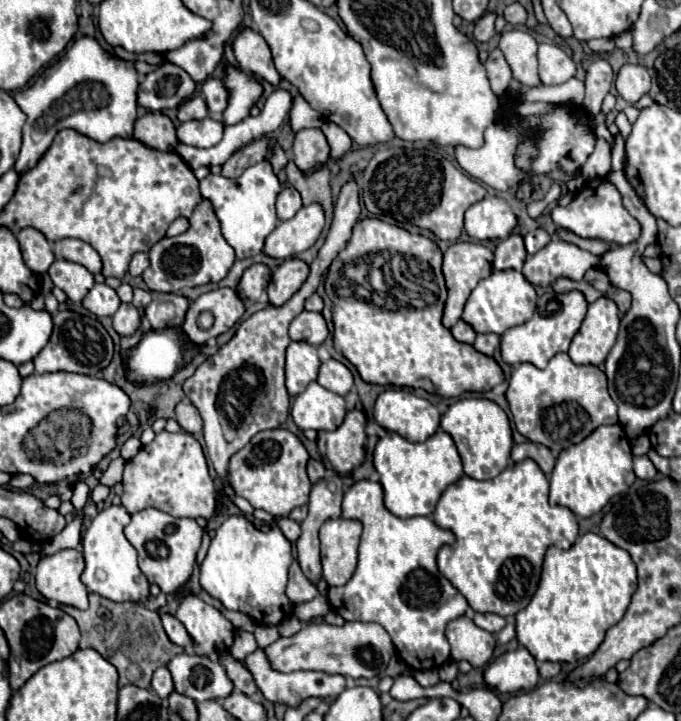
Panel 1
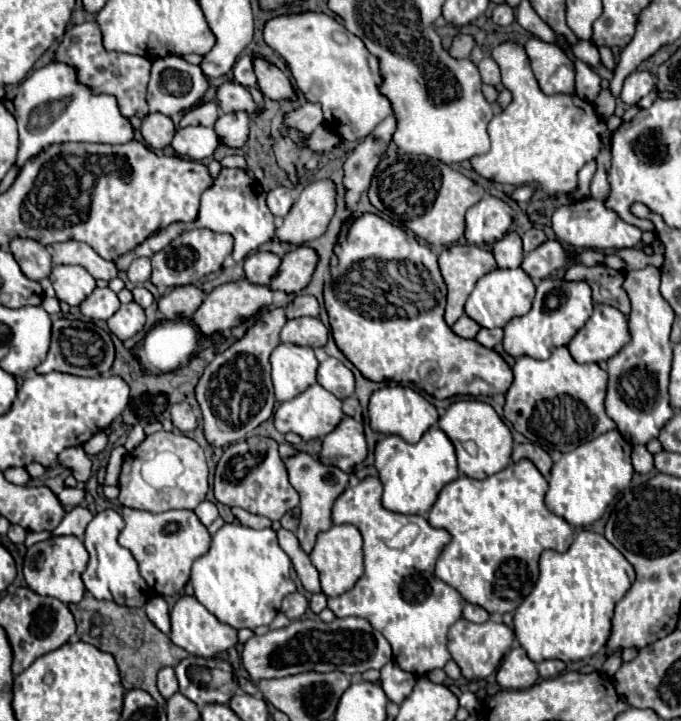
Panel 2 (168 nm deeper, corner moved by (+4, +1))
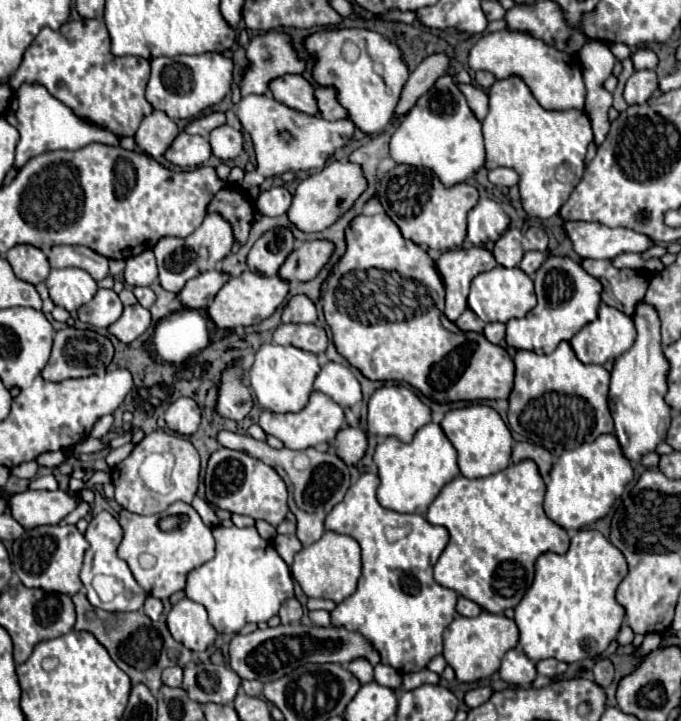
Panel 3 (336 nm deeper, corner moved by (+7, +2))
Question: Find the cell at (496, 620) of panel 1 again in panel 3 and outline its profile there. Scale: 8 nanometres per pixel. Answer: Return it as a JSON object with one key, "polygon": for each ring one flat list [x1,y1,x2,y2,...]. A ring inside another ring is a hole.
{"polygon":[[459,597,459,601,457,601,457,613,459,615,463,615,463,617,477,617,481,611,483,609,477,603,473,603,473,601,465,599,465,597]]}

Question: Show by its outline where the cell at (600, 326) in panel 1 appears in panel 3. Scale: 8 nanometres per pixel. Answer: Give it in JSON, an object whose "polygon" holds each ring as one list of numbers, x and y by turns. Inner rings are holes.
{"polygon":[[601,303,597,319,585,325,569,343,579,361,603,365,605,361,617,359,625,353,633,341,633,319,619,309]]}

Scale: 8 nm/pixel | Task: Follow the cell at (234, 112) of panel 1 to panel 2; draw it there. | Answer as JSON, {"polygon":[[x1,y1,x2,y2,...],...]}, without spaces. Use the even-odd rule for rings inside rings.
{"polygon":[[222,114,214,124,214,132,228,148,242,148,248,140,248,114]]}

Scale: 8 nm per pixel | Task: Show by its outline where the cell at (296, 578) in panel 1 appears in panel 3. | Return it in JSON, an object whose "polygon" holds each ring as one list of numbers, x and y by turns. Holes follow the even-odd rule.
{"polygon":[[295,597,287,599,287,601,281,605,279,617,281,617,281,623,283,623,283,625,285,625,285,623,299,623,301,617,303,617,303,607,301,607,301,603,299,603]]}

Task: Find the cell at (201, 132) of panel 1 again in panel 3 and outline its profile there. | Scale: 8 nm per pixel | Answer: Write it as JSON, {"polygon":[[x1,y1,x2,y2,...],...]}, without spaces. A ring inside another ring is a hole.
{"polygon":[[181,131,167,149,165,157,179,167,199,167,211,157,211,145,201,135,189,135]]}

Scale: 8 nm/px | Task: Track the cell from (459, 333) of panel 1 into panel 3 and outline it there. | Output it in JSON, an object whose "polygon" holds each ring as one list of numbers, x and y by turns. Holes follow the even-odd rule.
{"polygon":[[467,309,467,311,455,321,455,325,457,325,461,331,477,331,477,333,481,333,483,327,485,327,485,323,483,323,471,309]]}

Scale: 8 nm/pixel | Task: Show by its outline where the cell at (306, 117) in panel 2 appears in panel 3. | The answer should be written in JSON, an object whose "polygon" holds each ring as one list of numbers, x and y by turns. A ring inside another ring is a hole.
{"polygon":[[315,85,315,97,317,97,317,107,319,107,319,115,327,121,339,121,343,117,347,117,347,111,337,103,335,97,335,89,329,87,319,87]]}

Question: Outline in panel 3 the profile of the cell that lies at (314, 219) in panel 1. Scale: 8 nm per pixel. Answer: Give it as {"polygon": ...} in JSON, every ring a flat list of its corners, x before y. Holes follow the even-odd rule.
{"polygon":[[333,161,329,163,323,171,303,179,297,185,297,191,293,195,293,203,287,211,289,221,303,233,315,233,315,231,323,231,329,225,333,225,345,211,349,211,353,207,353,203,357,201,357,197,363,193,363,189,367,187,367,181,361,175,361,167,349,161]]}

